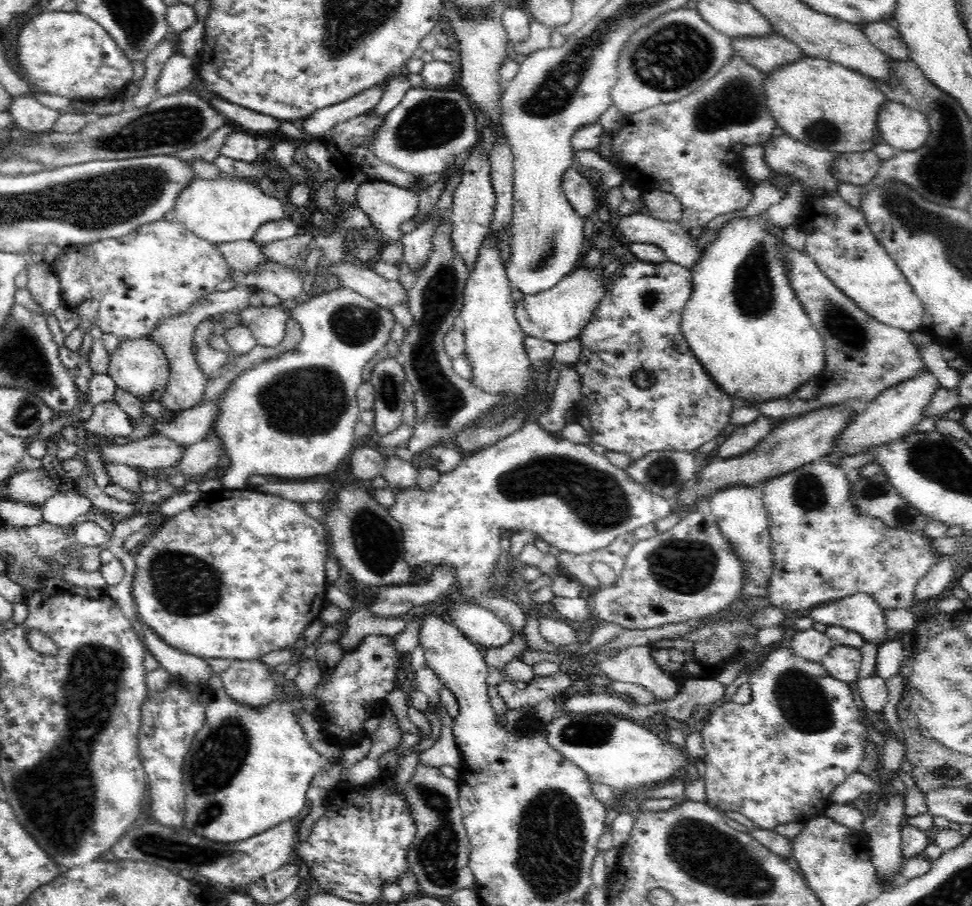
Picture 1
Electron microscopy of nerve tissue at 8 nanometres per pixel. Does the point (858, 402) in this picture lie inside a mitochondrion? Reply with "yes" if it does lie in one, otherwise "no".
no

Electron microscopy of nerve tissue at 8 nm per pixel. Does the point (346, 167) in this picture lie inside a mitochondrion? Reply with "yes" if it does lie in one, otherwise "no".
no

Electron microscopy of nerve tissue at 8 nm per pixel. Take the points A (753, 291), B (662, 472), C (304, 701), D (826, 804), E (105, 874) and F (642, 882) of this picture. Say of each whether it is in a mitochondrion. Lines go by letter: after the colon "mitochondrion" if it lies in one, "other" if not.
A: mitochondrion
B: mitochondrion
C: other
D: other
E: other
F: other

